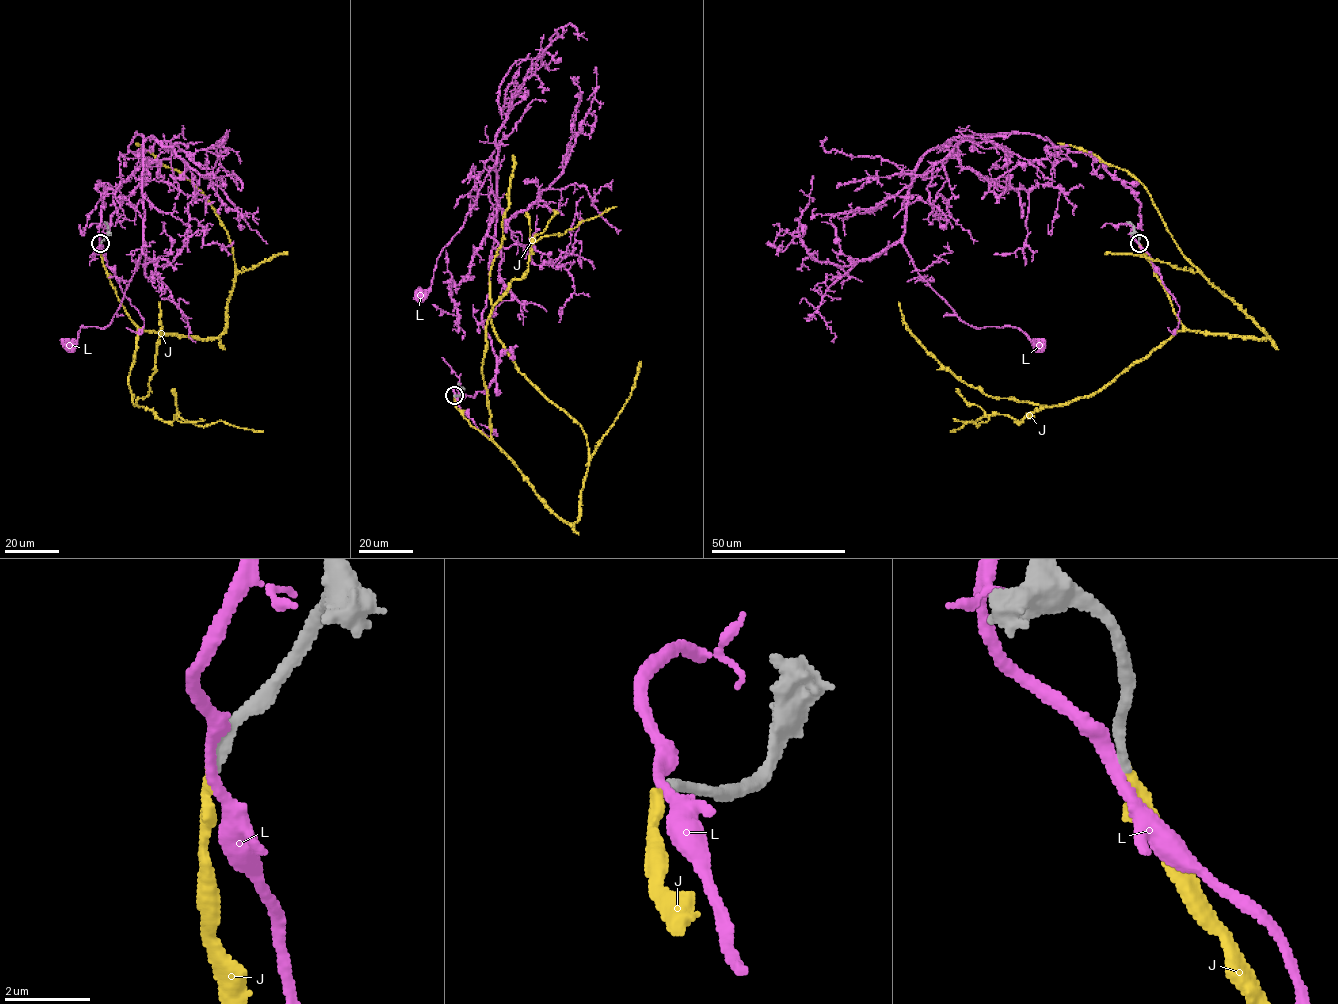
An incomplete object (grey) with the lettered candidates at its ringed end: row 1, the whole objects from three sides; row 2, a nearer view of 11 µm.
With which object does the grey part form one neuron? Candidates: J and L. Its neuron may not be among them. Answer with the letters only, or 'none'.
J

